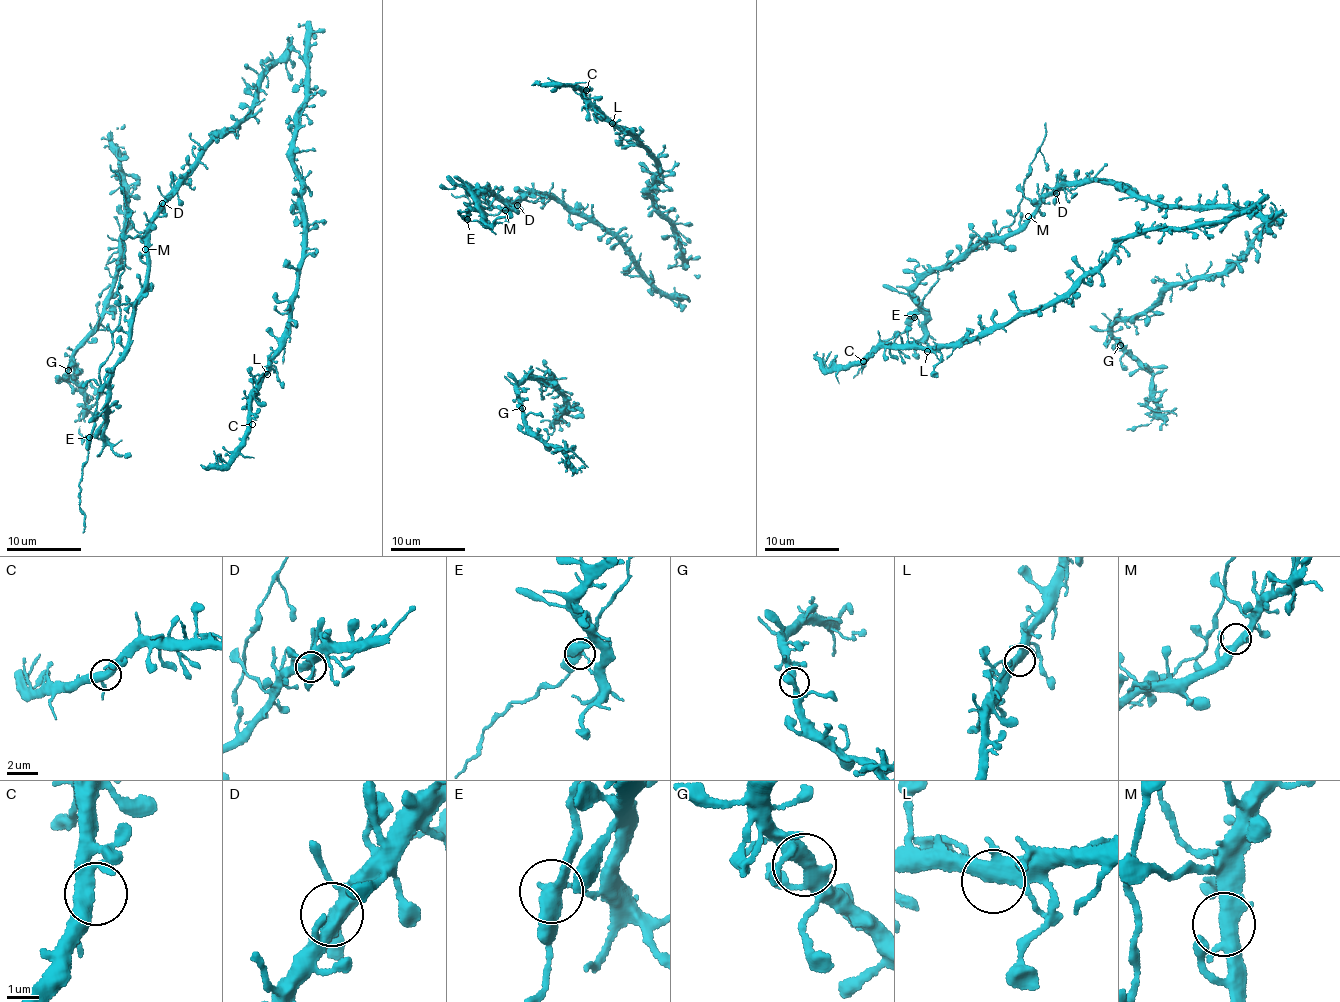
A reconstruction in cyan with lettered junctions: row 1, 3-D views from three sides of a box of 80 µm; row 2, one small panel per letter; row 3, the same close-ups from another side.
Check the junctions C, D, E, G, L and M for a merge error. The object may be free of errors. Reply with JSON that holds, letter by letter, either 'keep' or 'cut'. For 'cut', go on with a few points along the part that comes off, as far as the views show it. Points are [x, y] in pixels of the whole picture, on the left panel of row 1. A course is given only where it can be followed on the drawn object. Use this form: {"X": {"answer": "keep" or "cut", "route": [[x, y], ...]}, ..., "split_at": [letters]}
{"C": {"answer": "keep"}, "D": {"answer": "keep"}, "E": {"answer": "cut", "route": [[89, 437], [100, 375], [120, 320], [117, 285], [125, 259], [127, 207], [110, 165]]}, "G": {"answer": "keep"}, "L": {"answer": "keep"}, "M": {"answer": "keep"}, "split_at": ["E"]}

